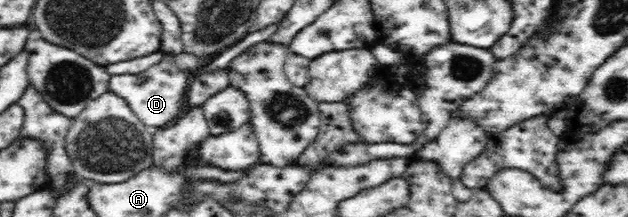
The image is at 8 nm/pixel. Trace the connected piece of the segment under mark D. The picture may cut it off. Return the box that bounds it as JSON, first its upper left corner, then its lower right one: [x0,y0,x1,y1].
[109,55,188,130]

